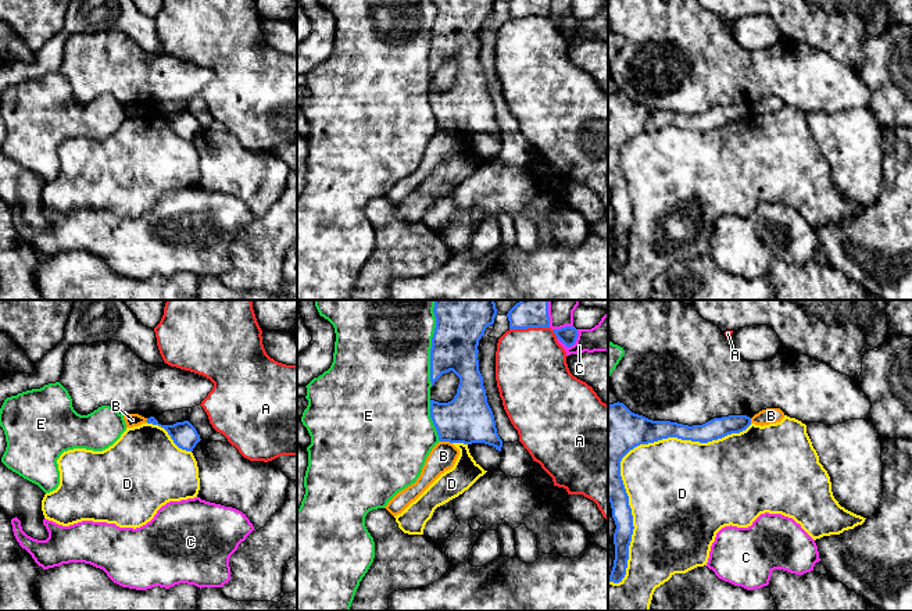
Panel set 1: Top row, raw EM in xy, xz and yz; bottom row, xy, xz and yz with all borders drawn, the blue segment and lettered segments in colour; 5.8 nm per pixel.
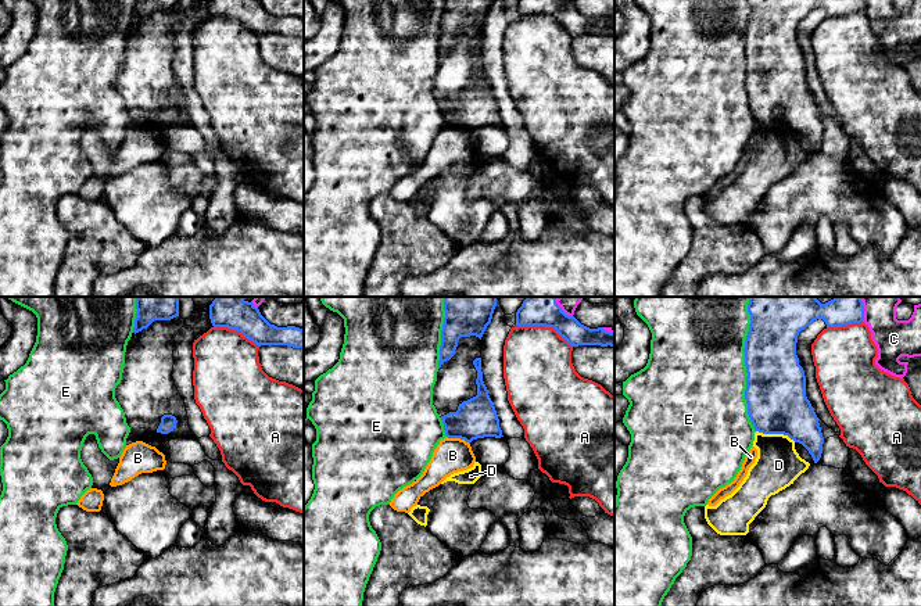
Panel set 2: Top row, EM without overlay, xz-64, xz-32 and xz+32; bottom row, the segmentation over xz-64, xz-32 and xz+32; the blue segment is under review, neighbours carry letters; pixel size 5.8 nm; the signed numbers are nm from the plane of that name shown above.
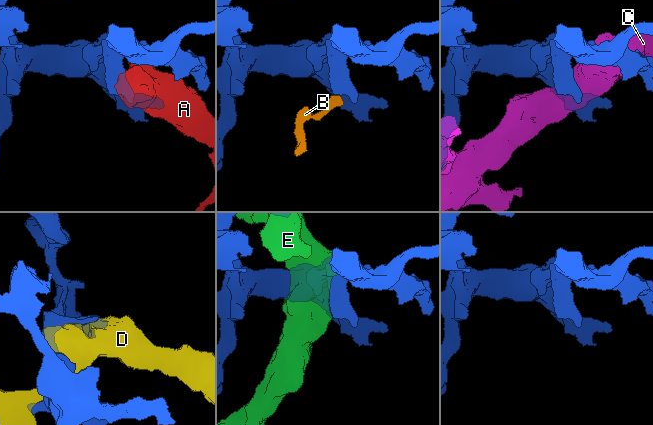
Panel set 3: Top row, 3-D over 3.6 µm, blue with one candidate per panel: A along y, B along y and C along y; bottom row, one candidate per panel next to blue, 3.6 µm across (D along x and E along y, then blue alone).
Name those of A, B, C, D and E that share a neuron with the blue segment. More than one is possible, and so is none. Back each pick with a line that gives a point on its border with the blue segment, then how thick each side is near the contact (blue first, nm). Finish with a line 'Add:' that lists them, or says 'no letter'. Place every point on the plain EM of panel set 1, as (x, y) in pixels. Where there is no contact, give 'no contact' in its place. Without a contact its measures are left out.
Add: no letter

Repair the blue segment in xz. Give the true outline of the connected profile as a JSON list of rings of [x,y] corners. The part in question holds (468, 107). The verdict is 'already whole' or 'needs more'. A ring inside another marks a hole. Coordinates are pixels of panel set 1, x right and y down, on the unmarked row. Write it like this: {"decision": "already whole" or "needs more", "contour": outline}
{"decision": "already whole", "contour": [[[433,0],[436,17],[430,37],[432,75],[443,64],[453,60],[459,67],[457,83],[448,92],[430,89],[430,107],[440,131],[484,132],[501,140],[503,129],[496,117],[493,100],[487,92],[483,65],[479,60],[478,35],[487,15],[494,12],[497,0]]]}

